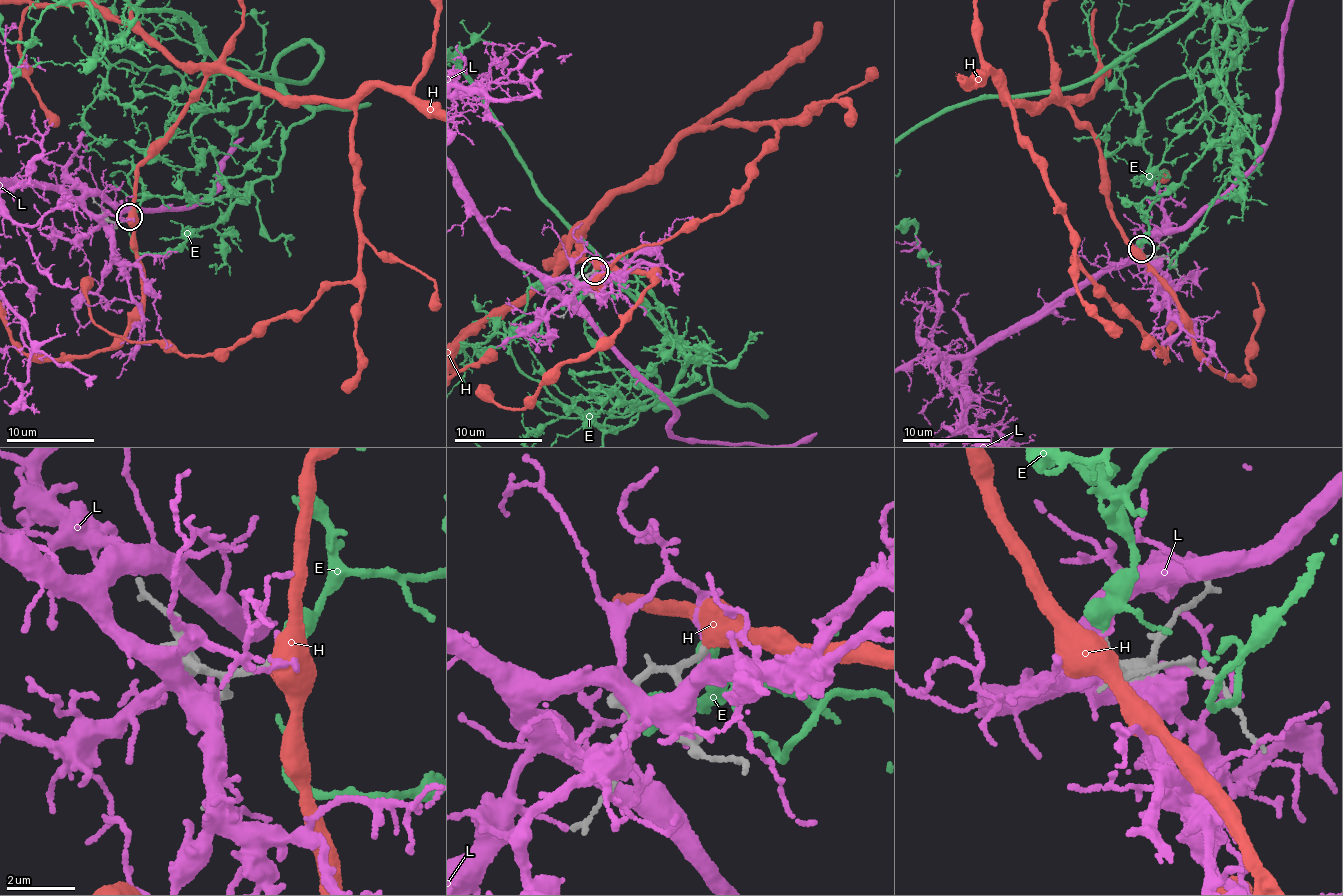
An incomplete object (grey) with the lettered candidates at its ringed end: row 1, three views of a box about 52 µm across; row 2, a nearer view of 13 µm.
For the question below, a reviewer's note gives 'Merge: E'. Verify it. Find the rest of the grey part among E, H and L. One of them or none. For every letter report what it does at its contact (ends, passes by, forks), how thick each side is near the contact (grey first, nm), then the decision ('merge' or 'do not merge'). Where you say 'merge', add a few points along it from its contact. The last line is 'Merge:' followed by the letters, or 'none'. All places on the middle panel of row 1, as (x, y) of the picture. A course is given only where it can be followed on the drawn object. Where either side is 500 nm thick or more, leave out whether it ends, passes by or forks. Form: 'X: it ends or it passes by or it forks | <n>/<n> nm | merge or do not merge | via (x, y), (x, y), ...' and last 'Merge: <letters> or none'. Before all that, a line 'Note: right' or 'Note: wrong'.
Note: right
E: it ends | 200/480 nm | merge
H: 220/700 nm | do not merge
L: it ends | 200/160 nm | do not merge
Merge: E

